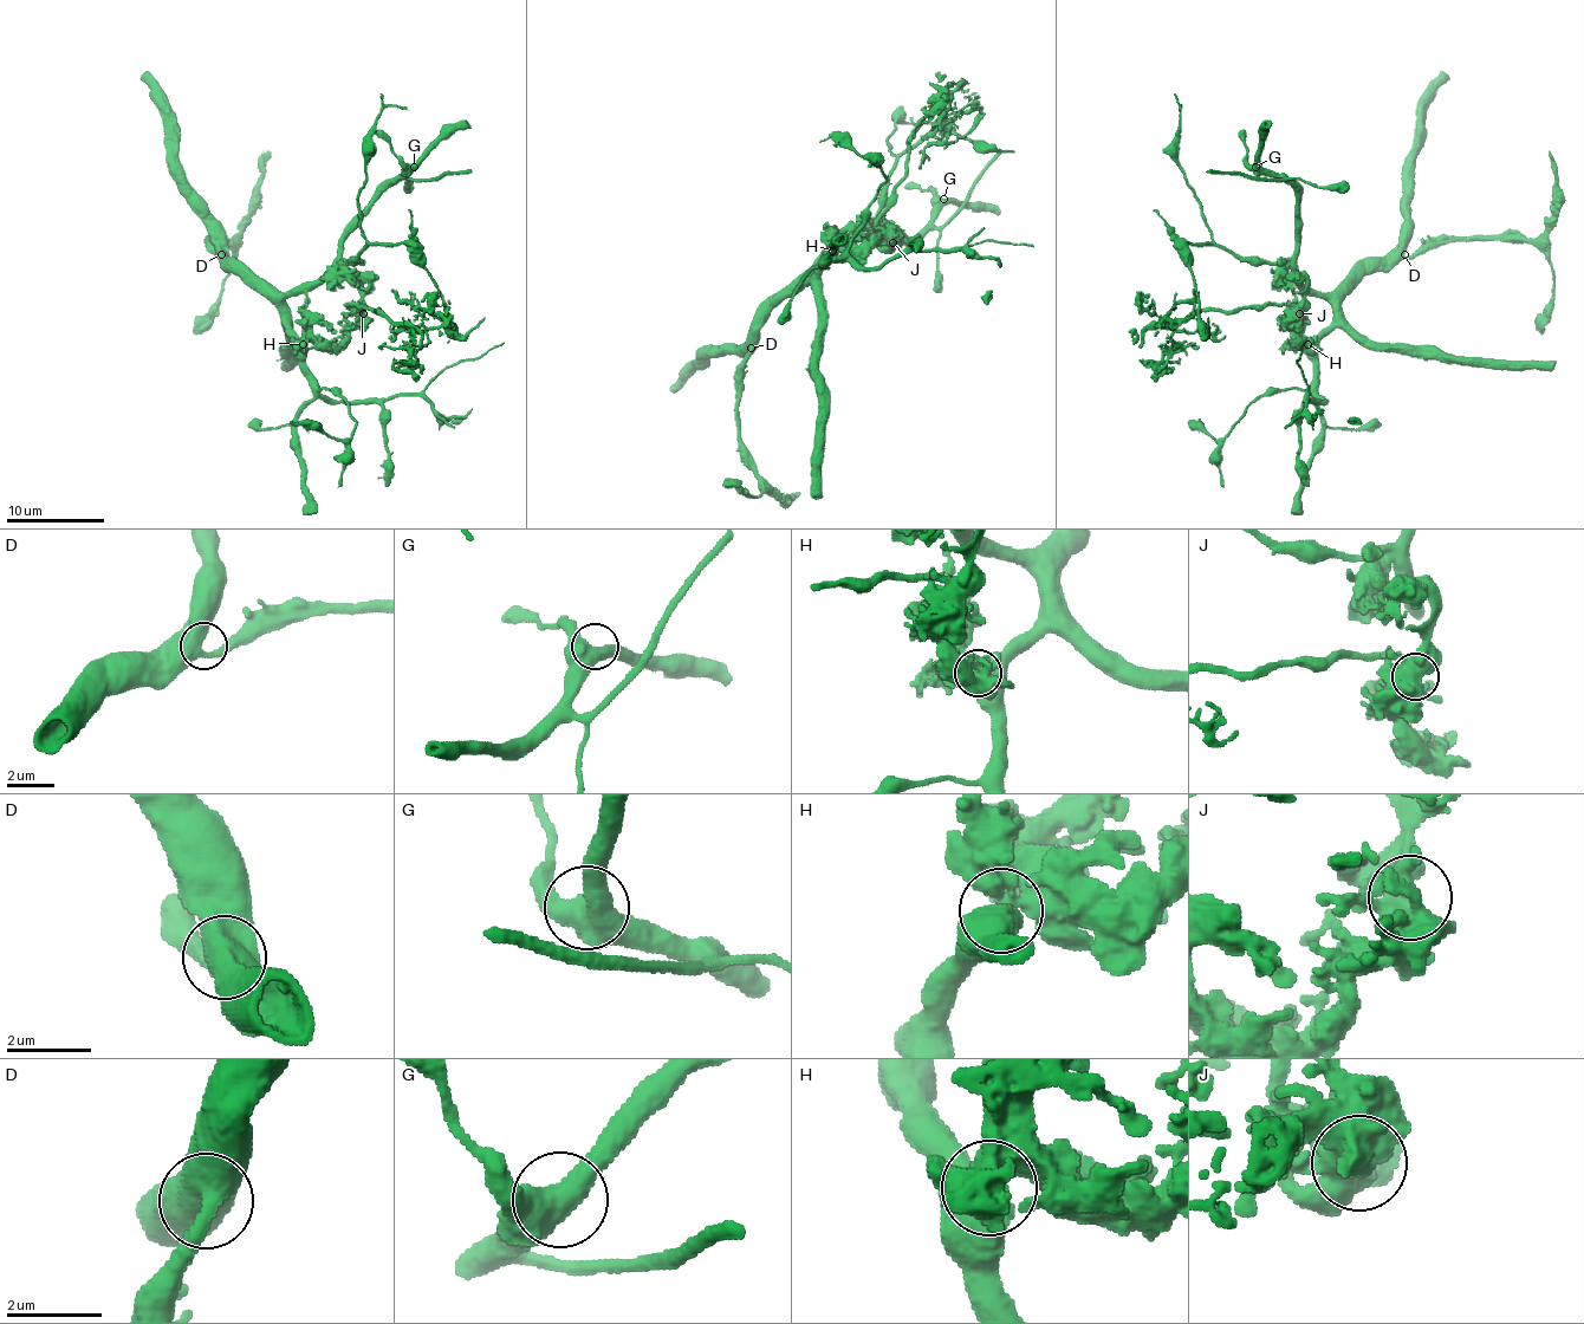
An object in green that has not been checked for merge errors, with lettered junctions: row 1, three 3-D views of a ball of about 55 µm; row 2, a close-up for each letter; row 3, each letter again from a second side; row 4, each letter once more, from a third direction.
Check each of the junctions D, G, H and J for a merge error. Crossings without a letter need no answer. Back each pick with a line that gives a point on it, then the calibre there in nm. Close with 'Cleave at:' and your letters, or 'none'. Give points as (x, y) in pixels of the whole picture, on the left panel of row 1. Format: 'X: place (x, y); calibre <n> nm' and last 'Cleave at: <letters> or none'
H: place (303, 344); calibre 550 nm
Cleave at: H

